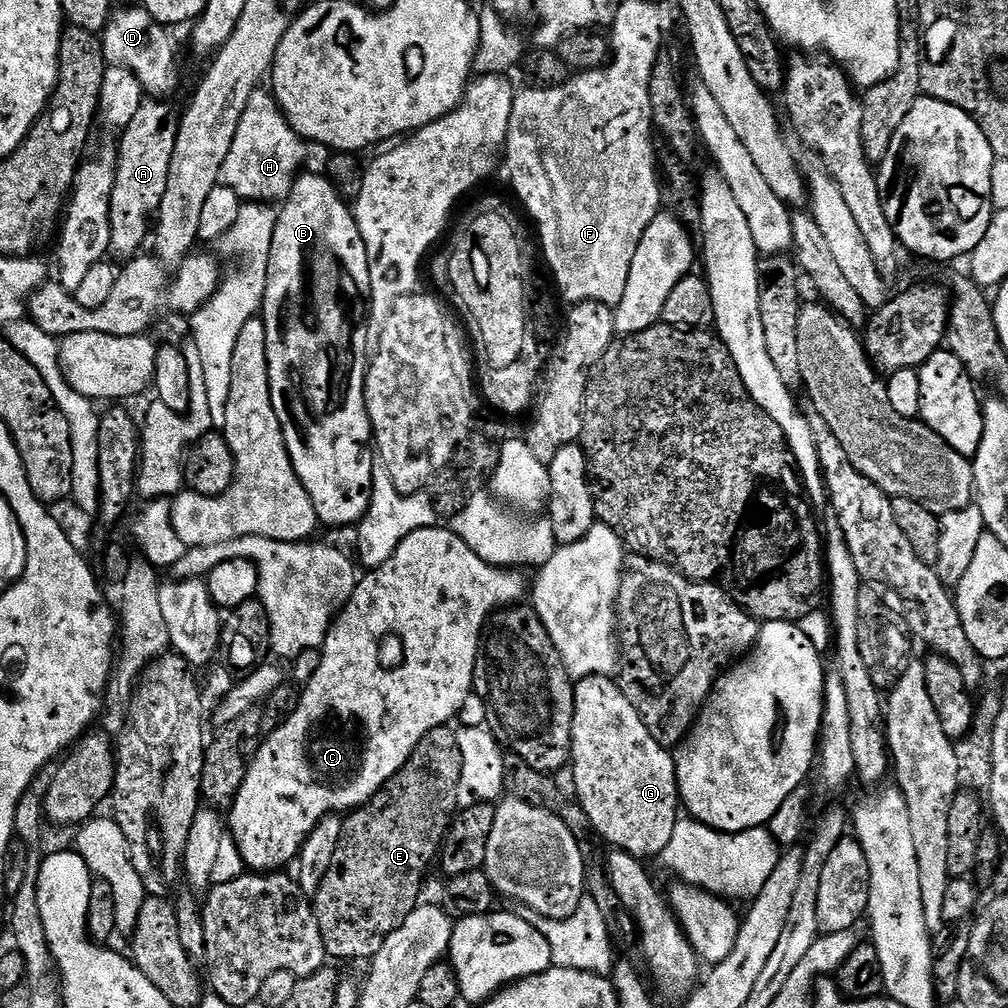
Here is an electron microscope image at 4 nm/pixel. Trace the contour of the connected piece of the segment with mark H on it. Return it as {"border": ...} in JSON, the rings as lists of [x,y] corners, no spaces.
{"border":[[[258,90],[250,94],[250,103],[242,114],[242,122],[238,122],[238,134],[234,134],[234,146],[230,146],[230,154],[226,154],[226,162],[220,171],[223,187],[234,190],[234,194],[238,194],[244,202],[283,202],[291,194],[296,177],[301,175],[304,148],[306,142],[292,129],[275,96],[271,91]]]}

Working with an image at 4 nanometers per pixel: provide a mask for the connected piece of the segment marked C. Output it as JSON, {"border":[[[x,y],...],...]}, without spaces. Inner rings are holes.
{"border":[[[437,526],[414,530],[414,534],[402,538],[398,550],[394,550],[394,554],[386,562],[382,562],[382,566],[364,574],[368,576],[361,575],[359,577],[357,586],[353,590],[353,596],[349,598],[348,604],[332,621],[331,628],[322,645],[318,671],[314,673],[314,678],[310,678],[308,684],[303,685],[294,711],[263,737],[260,749],[256,752],[256,757],[252,759],[252,765],[248,767],[246,778],[230,809],[230,815],[232,815],[232,820],[230,816],[230,836],[235,840],[245,865],[253,873],[275,873],[284,868],[283,864],[290,863],[291,865],[300,855],[300,850],[308,836],[324,816],[347,814],[362,807],[367,800],[374,798],[374,794],[378,794],[378,790],[386,781],[394,778],[394,774],[398,770],[402,770],[402,766],[408,761],[410,754],[414,754],[418,742],[422,738],[426,738],[426,734],[430,734],[430,730],[451,725],[453,723],[451,720],[455,721],[459,717],[466,698],[473,695],[474,692],[474,666],[480,653],[482,633],[485,631],[492,613],[501,606],[512,606],[523,601],[520,600],[523,596],[525,599],[524,580],[518,573],[520,572],[511,567],[496,567],[487,564],[474,554],[474,550],[451,527]]]}

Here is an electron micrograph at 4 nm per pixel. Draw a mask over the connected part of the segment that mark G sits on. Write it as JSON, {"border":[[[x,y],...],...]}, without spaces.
{"border":[[[587,676],[576,680],[574,687],[576,693],[570,769],[572,784],[576,787],[575,799],[580,801],[582,810],[586,810],[592,831],[601,841],[609,840],[613,849],[628,852],[632,856],[658,858],[670,843],[674,826],[682,812],[675,755],[650,738],[646,722],[642,722],[638,710],[634,710],[630,698],[622,694],[619,683],[612,676]]]}

